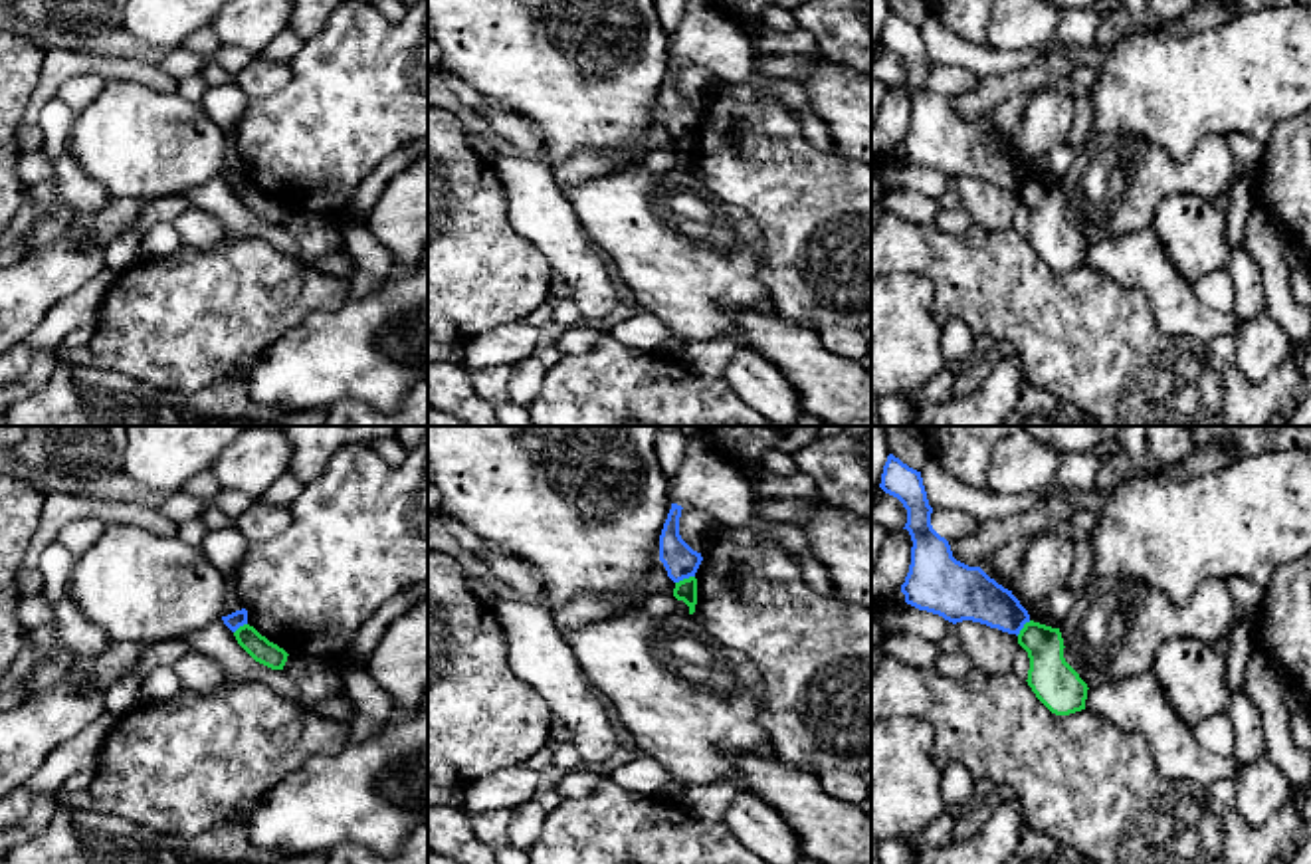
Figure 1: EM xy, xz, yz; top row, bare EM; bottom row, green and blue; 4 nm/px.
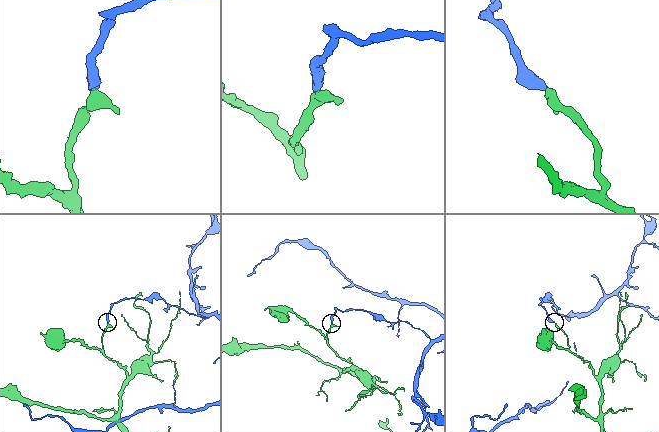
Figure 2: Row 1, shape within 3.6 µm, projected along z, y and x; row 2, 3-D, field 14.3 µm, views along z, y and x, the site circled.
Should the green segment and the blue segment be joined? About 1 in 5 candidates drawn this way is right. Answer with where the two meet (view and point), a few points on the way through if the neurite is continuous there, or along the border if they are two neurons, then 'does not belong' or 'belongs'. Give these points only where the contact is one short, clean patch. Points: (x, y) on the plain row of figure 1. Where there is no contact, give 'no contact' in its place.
contact xz (684, 135); border xz (694, 131), (676, 139); does not belong

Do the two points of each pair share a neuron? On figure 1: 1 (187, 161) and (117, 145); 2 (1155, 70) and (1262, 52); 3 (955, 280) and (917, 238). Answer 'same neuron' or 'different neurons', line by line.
1: same neuron
2: same neuron
3: same neuron

